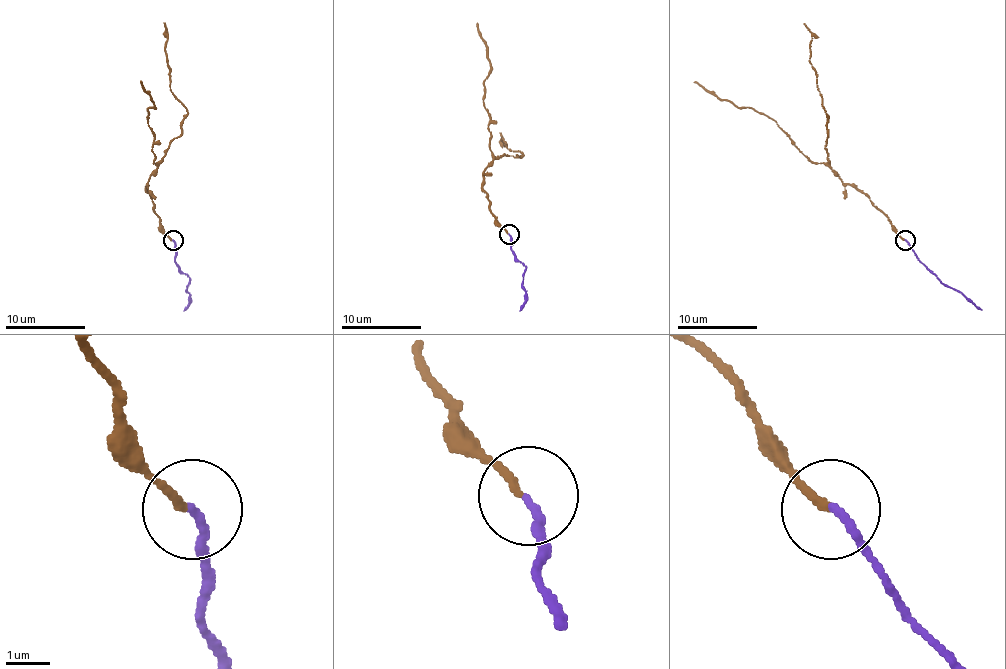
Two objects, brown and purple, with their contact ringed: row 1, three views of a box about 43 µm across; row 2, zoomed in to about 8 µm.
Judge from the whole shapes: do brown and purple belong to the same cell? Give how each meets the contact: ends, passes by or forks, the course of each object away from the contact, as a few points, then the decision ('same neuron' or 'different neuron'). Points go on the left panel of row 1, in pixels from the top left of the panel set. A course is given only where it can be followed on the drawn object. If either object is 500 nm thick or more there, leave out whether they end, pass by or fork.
brown ends there; purple ends there; brown runs (172, 241), (147, 189), (157, 164), (147, 114), (153, 106), (141, 82); purple runs (174, 241), (176, 263), (190, 279), (190, 305), (184, 311); different neuron

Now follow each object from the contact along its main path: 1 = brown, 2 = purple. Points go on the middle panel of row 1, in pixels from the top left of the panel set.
1: (508, 234), (498, 224), (484, 186), (484, 168), (494, 154), (484, 94), (490, 64), (478, 22)
2: (510, 234), (512, 252), (526, 268), (526, 304), (520, 310)

